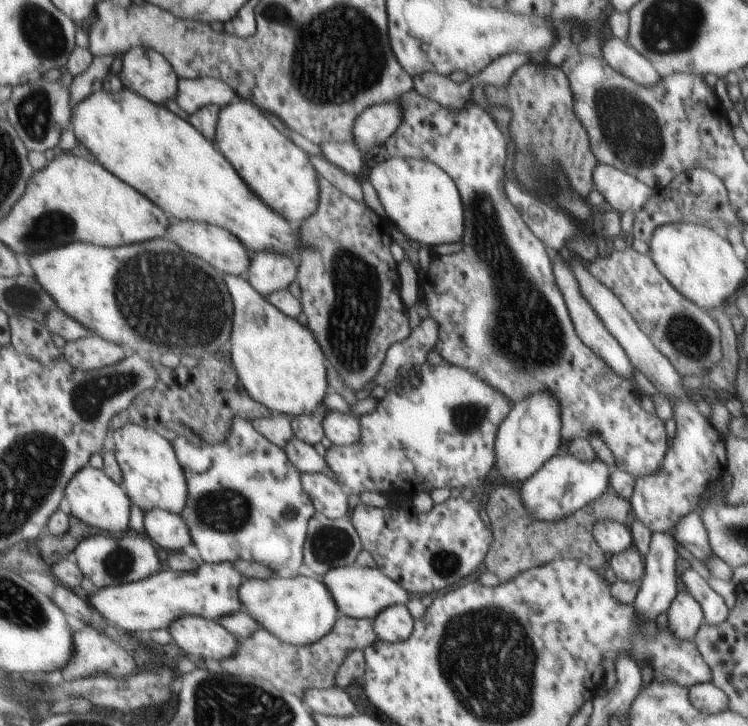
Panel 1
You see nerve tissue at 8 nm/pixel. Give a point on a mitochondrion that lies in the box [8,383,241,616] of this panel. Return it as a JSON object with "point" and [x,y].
{"point":[116,567]}

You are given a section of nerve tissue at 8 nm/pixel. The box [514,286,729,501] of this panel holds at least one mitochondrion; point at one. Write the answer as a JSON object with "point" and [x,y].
{"point":[685,335]}

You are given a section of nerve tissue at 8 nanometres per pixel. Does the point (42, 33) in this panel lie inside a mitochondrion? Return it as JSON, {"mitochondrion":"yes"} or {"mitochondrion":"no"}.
{"mitochondrion":"yes"}

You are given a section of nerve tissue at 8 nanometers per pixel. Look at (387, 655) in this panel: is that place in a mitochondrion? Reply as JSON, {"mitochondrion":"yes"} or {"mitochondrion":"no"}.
{"mitochondrion":"no"}

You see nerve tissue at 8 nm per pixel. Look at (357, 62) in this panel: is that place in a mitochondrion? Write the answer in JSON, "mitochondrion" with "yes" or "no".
{"mitochondrion":"yes"}

